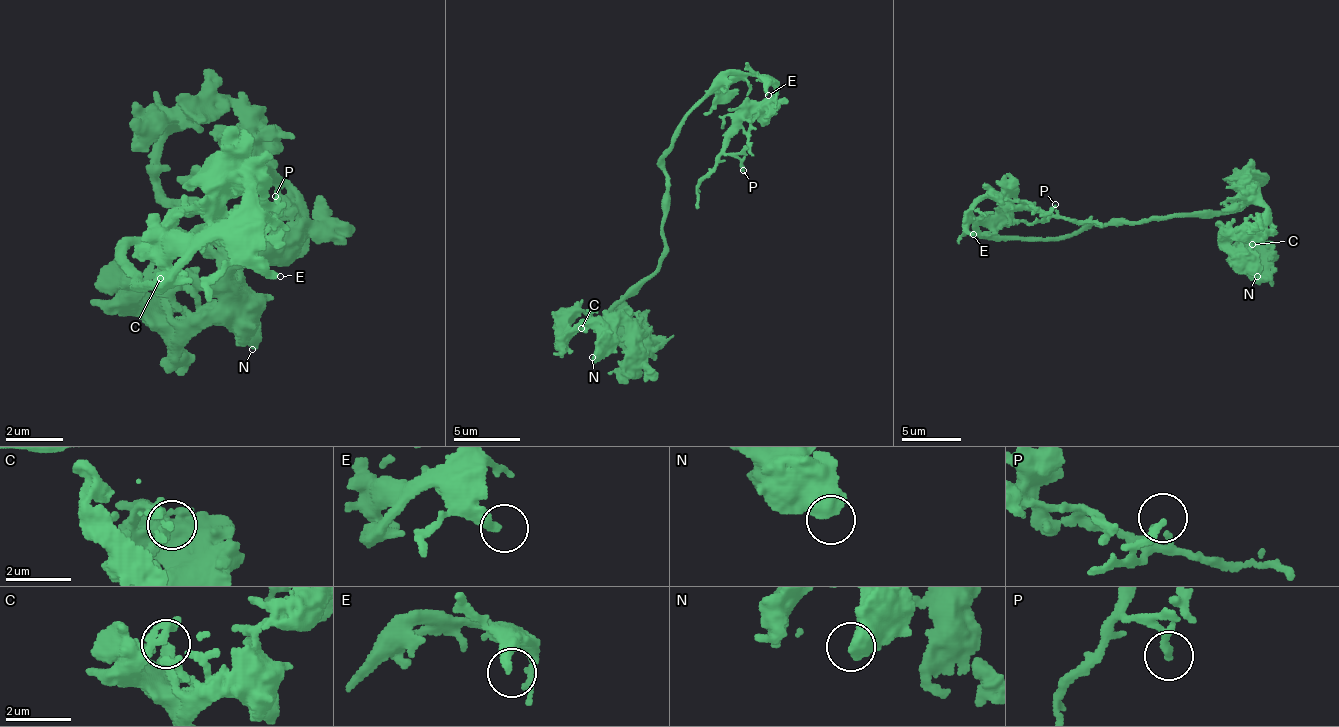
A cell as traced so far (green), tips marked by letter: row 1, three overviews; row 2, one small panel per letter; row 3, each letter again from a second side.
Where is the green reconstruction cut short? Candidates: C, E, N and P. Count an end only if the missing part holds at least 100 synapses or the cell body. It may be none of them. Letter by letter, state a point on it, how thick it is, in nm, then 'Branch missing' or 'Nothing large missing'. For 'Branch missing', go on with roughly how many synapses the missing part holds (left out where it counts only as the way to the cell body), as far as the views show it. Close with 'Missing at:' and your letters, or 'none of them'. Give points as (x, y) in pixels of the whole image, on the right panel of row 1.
C: Place: (1252, 244). Thickness 280 nm. Nothing large missing
E: Place: (973, 234). Thickness 320 nm. Branch missing. Roughly 200 synapses
N: Place: (1257, 276). Thickness 600 nm. Nothing large missing
P: Place: (1055, 204). Thickness 200 nm. Nothing large missing
Missing at: E

